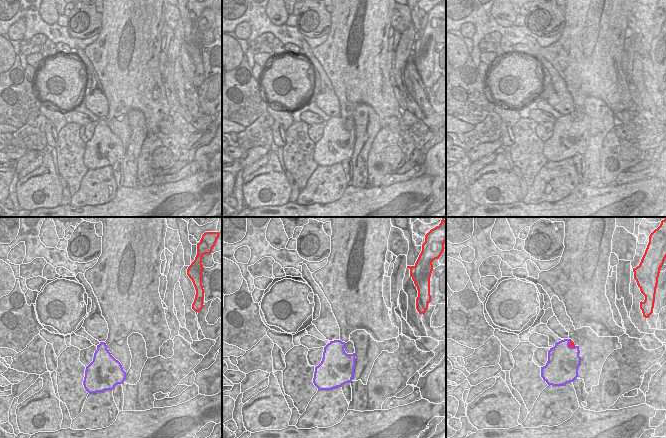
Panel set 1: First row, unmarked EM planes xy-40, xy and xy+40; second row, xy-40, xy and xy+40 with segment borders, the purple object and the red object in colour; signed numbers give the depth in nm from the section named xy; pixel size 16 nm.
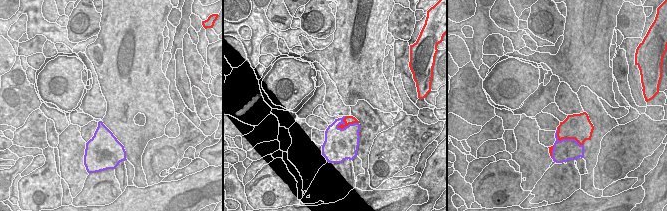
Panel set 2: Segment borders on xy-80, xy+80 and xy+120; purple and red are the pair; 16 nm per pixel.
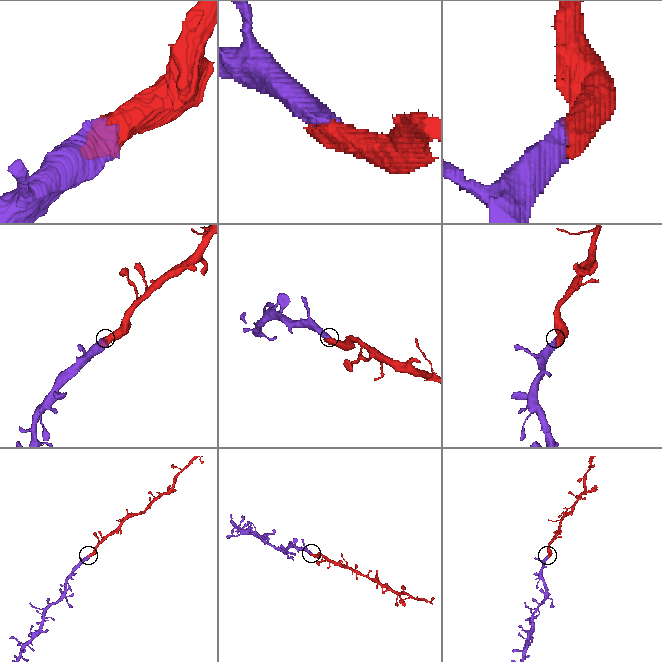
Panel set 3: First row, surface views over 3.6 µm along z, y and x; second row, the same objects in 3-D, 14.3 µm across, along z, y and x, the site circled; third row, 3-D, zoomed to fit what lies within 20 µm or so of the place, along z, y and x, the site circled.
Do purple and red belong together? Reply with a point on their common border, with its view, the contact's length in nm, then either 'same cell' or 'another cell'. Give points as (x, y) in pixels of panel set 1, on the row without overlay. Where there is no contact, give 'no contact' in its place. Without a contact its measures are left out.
meets purple in xy+40 at (568, 121); contact 160 nm long; same cell

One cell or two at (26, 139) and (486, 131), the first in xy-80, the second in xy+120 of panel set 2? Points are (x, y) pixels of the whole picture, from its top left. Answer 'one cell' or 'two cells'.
one cell

